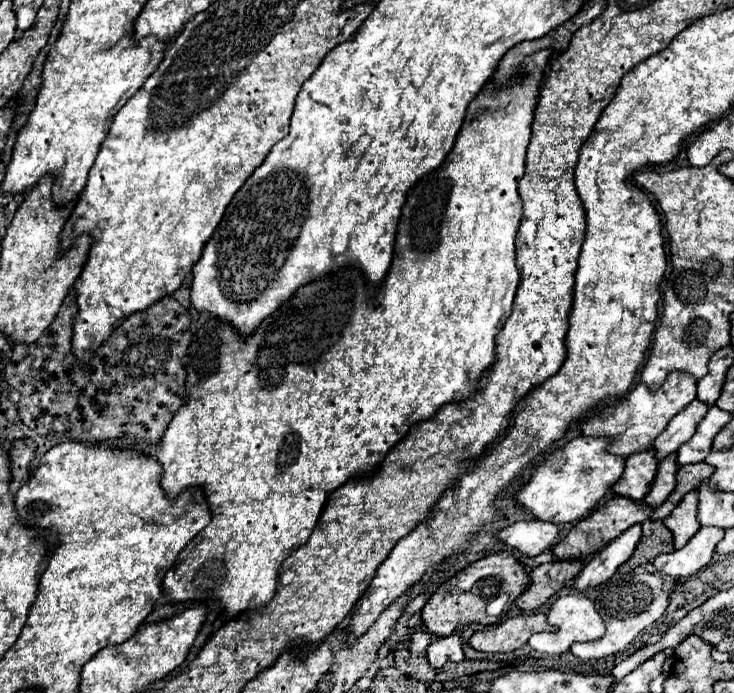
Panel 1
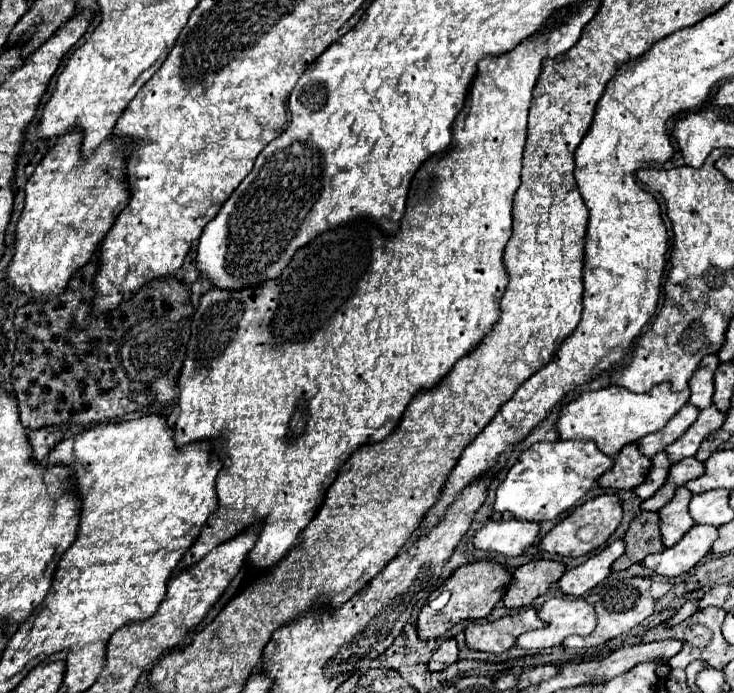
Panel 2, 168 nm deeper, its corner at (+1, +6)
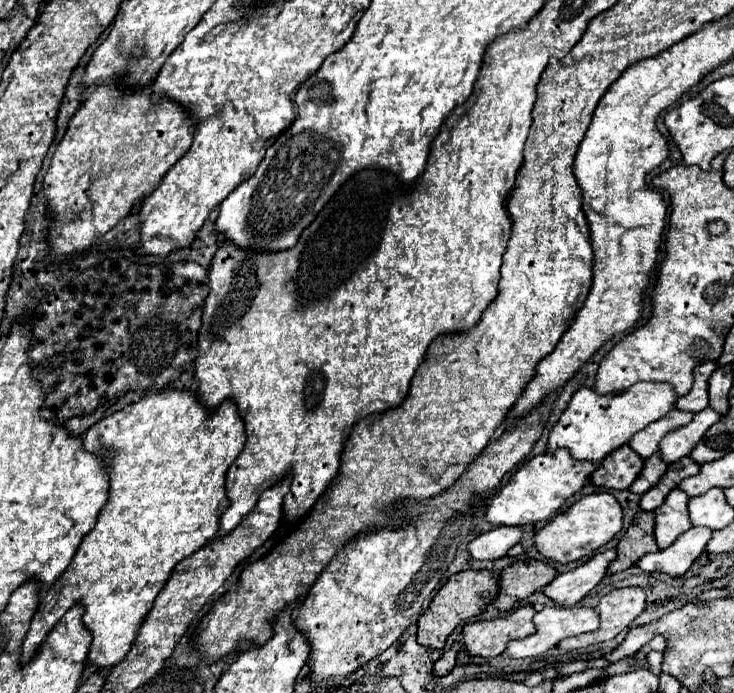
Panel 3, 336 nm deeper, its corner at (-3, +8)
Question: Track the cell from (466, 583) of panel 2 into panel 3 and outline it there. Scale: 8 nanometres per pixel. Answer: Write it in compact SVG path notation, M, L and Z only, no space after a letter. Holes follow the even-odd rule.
M465 570L459 574L453 574L447 584L435 594L435 598L431 600L427 612L423 612L419 616L419 632L417 632L417 642L421 646L427 648L443 648L449 634L467 618L475 618L479 616L487 604L493 602L493 598L497 596L499 584L497 580L491 576L491 572L487 570Z

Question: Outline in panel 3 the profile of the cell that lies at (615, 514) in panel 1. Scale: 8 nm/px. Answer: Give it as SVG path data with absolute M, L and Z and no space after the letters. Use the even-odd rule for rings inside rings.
M601 492L601 494L583 496L565 512L557 514L539 532L535 532L533 542L535 542L535 548L547 560L567 564L567 562L581 560L583 556L589 556L591 550L605 546L621 528L623 528L623 512L619 502L615 500L613 494Z

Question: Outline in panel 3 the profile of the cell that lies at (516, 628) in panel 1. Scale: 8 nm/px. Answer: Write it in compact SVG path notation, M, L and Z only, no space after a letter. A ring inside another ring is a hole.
M521 606L505 618L477 620L463 626L465 648L471 656L493 658L503 654L509 640L519 640L535 632L531 622L535 610L533 606Z

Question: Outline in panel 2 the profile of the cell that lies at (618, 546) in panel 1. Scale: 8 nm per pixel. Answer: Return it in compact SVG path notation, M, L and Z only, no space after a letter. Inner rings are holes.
M613 540L609 546L605 546L599 554L591 556L587 562L583 562L581 566L569 568L563 578L559 580L559 588L563 590L563 594L579 598L585 592L589 592L591 588L595 588L603 578L609 576L611 572L611 564L623 556L625 552L625 540Z

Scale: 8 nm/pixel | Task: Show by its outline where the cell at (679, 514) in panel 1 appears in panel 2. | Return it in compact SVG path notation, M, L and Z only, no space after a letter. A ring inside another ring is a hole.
M681 486L675 492L675 498L659 510L661 516L661 536L665 546L675 546L695 524L691 514L689 514L689 502L691 502L691 492Z

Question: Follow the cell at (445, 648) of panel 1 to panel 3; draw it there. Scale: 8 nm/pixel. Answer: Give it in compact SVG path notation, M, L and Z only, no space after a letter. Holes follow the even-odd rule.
M455 642L449 650L445 650L445 654L435 662L435 666L433 666L433 674L435 676L447 676L451 670L453 670L453 666L457 664L455 662L455 658L457 658L457 650L459 650L459 644Z

